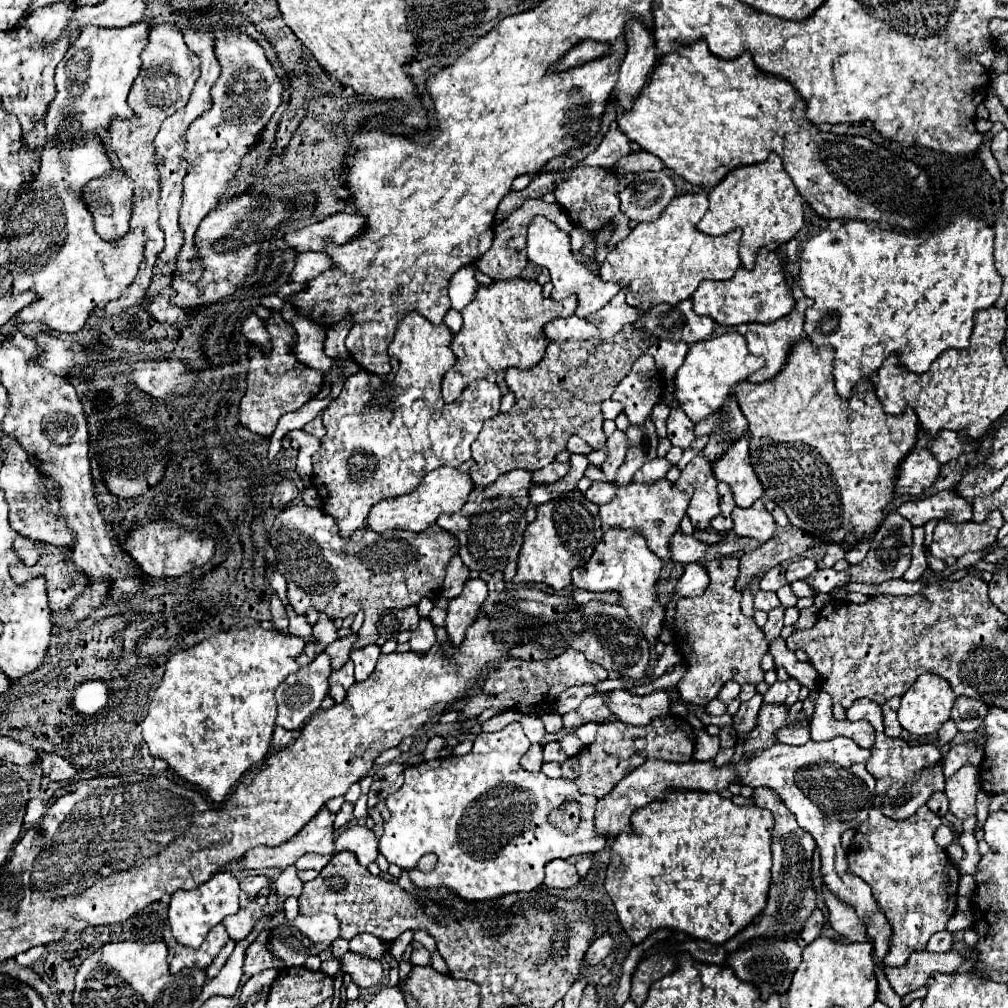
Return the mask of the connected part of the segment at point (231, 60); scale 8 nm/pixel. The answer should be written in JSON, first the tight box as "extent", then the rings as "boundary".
{"extent":[177,31,283,281],"boundary":[[[217,31],[215,55],[221,63],[221,77],[211,89],[213,107],[189,125],[187,151],[183,153],[183,157],[189,161],[189,171],[183,179],[185,189],[179,221],[185,231],[185,241],[177,257],[177,267],[189,281],[197,281],[201,277],[201,267],[189,265],[189,261],[197,255],[193,247],[193,237],[201,219],[217,205],[219,197],[227,189],[229,179],[237,173],[239,161],[249,153],[261,129],[267,125],[267,121],[279,107],[283,93],[283,85],[275,75],[271,63],[267,61],[261,45],[245,33]]]}

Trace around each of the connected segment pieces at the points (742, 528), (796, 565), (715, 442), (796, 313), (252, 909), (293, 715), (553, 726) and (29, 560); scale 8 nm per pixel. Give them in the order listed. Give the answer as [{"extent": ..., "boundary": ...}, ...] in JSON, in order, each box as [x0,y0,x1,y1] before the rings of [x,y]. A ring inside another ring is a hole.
[{"extent":[731,499,775,543],"boundary":[[[757,499],[751,507],[735,507],[731,513],[733,531],[743,537],[759,539],[761,543],[769,541],[775,533],[775,521],[767,513],[763,499]]]},{"extent":[787,559,817,583],"boundary":[[[797,559],[797,561],[791,561],[789,567],[787,567],[787,581],[793,583],[797,579],[803,579],[809,573],[813,573],[815,569],[817,569],[817,563],[813,559]]]},{"extent":[695,399,747,461],"boundary":[[[735,399],[727,401],[717,413],[709,415],[705,421],[699,421],[695,425],[695,435],[709,435],[709,443],[701,451],[703,457],[713,461],[717,455],[721,455],[733,441],[743,437],[747,431],[747,421],[743,415],[739,415],[739,405]],[[733,409],[733,415],[729,411]]]},{"extent":[745,273,811,383],"boundary":[[[787,273],[787,285],[791,287],[793,299],[797,301],[795,309],[793,309],[789,315],[777,319],[775,323],[767,323],[767,325],[763,325],[763,323],[753,323],[753,325],[749,325],[751,329],[745,331],[745,341],[747,341],[749,351],[751,351],[753,355],[761,355],[761,357],[765,359],[765,365],[763,365],[757,373],[753,373],[753,375],[749,377],[749,381],[763,383],[763,381],[767,381],[769,377],[777,375],[777,373],[781,371],[781,367],[785,365],[785,361],[787,361],[789,347],[803,335],[803,307],[805,307],[805,305],[811,305],[811,303],[809,303],[811,299],[805,297],[805,293],[801,293],[801,289],[795,285],[795,279],[791,277],[791,273]]]},{"extent":[223,899,263,941],"boundary":[[[251,899],[251,901],[247,903],[247,907],[241,907],[235,915],[225,917],[223,925],[225,925],[225,929],[227,929],[227,933],[229,933],[231,939],[241,941],[241,939],[245,939],[245,937],[251,933],[255,921],[257,921],[261,915],[263,915],[263,907],[261,907],[255,899]]]},{"extent":[275,653,331,729],"boundary":[[[321,653],[317,655],[309,665],[301,667],[297,673],[291,673],[275,691],[275,701],[277,701],[277,719],[275,723],[283,729],[299,729],[309,717],[313,711],[319,709],[323,697],[327,695],[329,691],[329,685],[327,685],[327,677],[331,673],[331,665],[329,665],[329,655],[327,653]]]},{"extent":[539,711,563,733],"boundary":[[[543,711],[543,713],[539,713],[539,719],[545,723],[547,733],[557,733],[563,727],[561,715],[557,715],[555,711]]]},{"extent":[15,537,41,567],"boundary":[[[17,537],[15,541],[15,549],[19,551],[19,557],[21,561],[31,567],[37,563],[39,559],[39,547],[41,547],[41,541],[35,541],[35,539],[27,539],[27,537]]]}]

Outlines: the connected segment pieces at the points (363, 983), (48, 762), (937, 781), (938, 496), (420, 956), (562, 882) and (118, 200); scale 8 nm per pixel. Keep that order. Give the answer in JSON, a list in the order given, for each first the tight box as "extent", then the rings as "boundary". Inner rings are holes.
[{"extent":[343,951,383,987],"boundary":[[[347,951],[343,955],[343,973],[349,973],[357,987],[373,987],[383,979],[383,965],[367,955]]]},{"extent":[41,753,77,781],"boundary":[[[45,753],[45,757],[41,757],[41,767],[51,781],[69,781],[77,773],[75,767],[71,767],[63,757],[55,753]]]},{"extent":[881,765,945,819],"boundary":[[[931,765],[913,781],[901,781],[889,787],[887,795],[883,797],[881,811],[891,819],[903,819],[913,815],[935,791],[945,789],[945,777],[939,765]]]},{"extent":[897,491,971,527],"boundary":[[[939,491],[931,497],[907,501],[897,509],[903,517],[907,517],[913,527],[925,525],[929,519],[951,519],[953,523],[971,521],[971,503],[959,497],[955,491]]]},{"extent":[409,941,431,965],"boundary":[[[413,941],[411,943],[411,947],[413,947],[413,951],[411,951],[411,957],[409,957],[409,961],[413,963],[413,965],[431,965],[431,953],[419,943],[419,941]]]},{"extent":[545,859,579,887],"boundary":[[[553,859],[545,865],[545,885],[547,887],[573,887],[579,881],[575,865],[567,863],[565,859]]]},{"extent":[83,169,131,241],"boundary":[[[121,169],[87,183],[83,199],[93,213],[97,233],[107,241],[119,241],[129,231],[131,181]]]}]

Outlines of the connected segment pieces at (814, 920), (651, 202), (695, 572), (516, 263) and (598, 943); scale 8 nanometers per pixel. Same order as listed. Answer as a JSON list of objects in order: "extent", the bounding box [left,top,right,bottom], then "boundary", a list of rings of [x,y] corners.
[{"extent":[797,909,825,947],"boundary":[[[815,909],[815,911],[811,913],[811,917],[807,919],[807,923],[805,923],[805,929],[801,931],[801,935],[799,935],[797,943],[799,943],[801,947],[805,947],[805,945],[809,945],[813,939],[817,939],[817,937],[821,935],[823,923],[825,923],[825,917],[823,917],[821,909]]]},{"extent":[619,173,675,221],"boundary":[[[655,173],[655,183],[631,183],[619,193],[621,213],[631,221],[655,221],[667,203],[675,197],[673,179],[667,173]]]},{"extent":[669,563,709,601],"boundary":[[[689,563],[685,567],[685,573],[677,581],[673,593],[669,595],[669,601],[677,597],[697,597],[701,595],[709,585],[709,575],[701,563]]]},{"extent":[475,199,573,279],"boundary":[[[527,199],[515,213],[511,213],[501,225],[495,227],[495,237],[493,237],[493,245],[487,253],[481,255],[481,259],[475,263],[479,271],[483,271],[485,275],[489,275],[491,279],[513,279],[519,277],[519,273],[523,271],[523,267],[527,265],[527,251],[525,251],[525,235],[527,235],[527,225],[531,223],[531,219],[535,215],[543,215],[549,221],[553,221],[559,229],[563,229],[565,233],[571,231],[573,221],[561,211],[559,205],[547,205],[541,199]]]},{"extent":[585,933,613,965],"boundary":[[[603,933],[601,937],[597,937],[593,941],[593,945],[589,947],[589,951],[585,953],[585,963],[597,965],[607,953],[611,953],[611,949],[613,949],[613,939],[609,937],[609,933]]]}]

